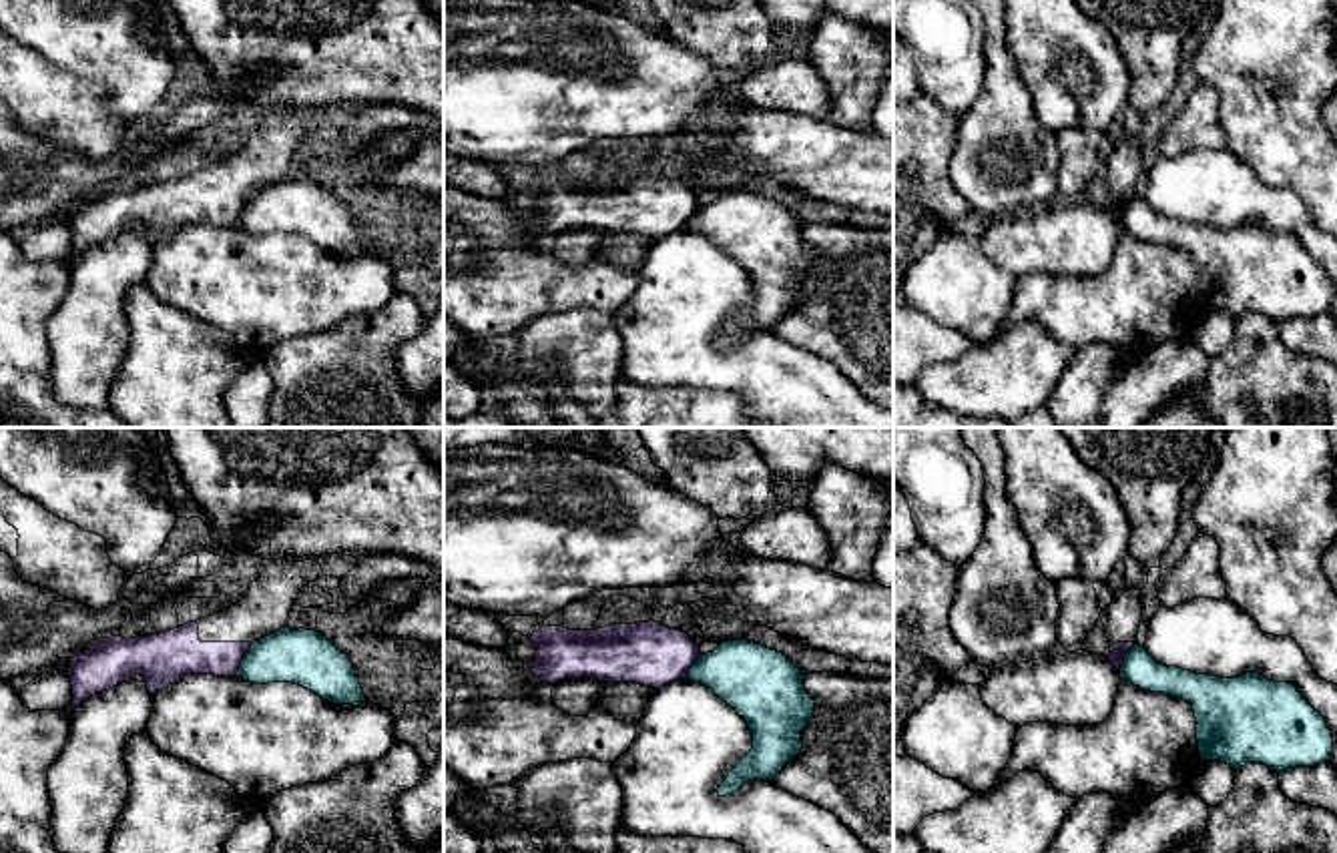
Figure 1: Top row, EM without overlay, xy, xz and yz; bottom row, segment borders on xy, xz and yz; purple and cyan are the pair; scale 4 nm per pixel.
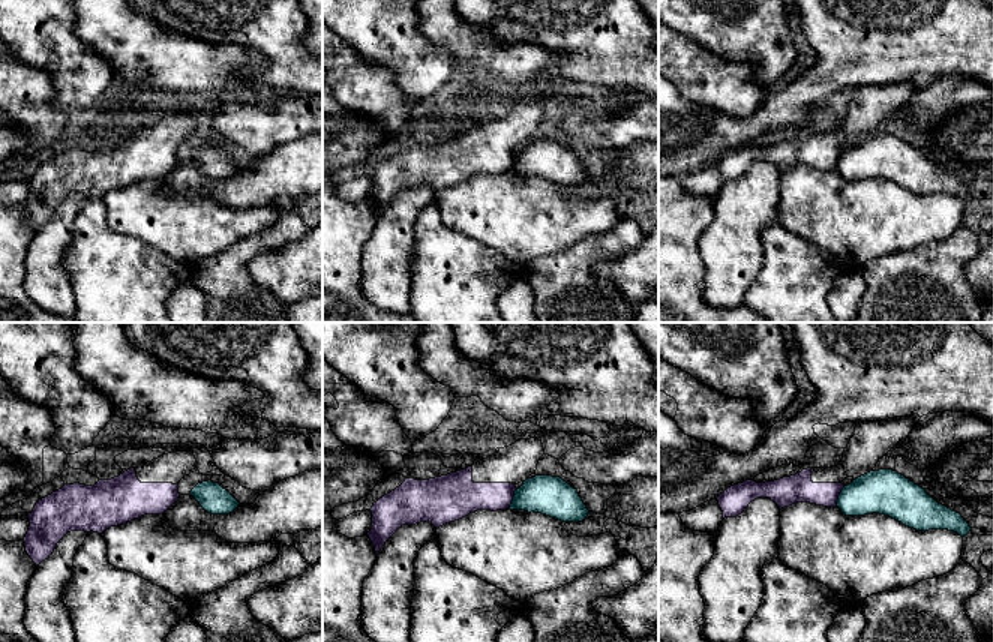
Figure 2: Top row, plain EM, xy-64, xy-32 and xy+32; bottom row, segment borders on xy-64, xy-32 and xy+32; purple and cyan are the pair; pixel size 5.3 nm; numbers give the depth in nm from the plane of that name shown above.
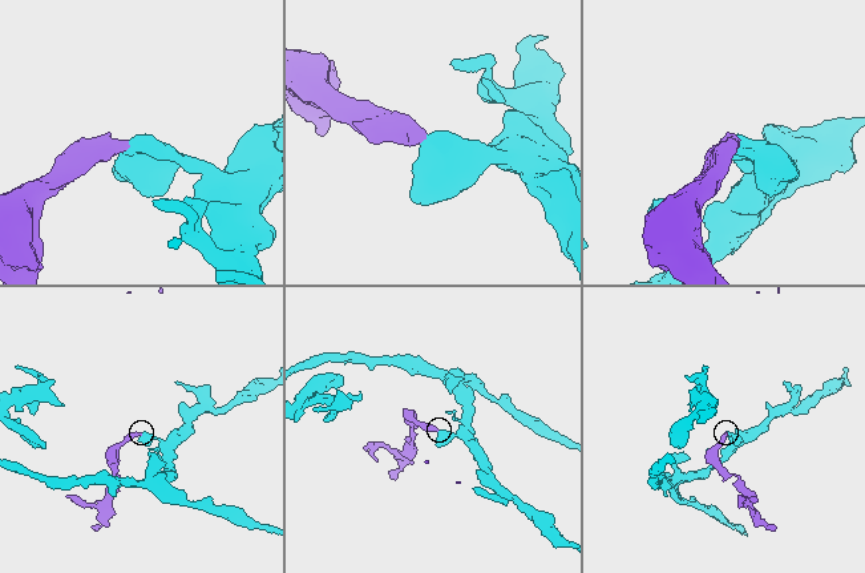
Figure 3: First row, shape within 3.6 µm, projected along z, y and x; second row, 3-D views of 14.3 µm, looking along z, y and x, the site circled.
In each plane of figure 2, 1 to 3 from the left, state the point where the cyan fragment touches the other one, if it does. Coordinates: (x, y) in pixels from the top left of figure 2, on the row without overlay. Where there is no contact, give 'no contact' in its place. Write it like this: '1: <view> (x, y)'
1: no contact
2: xy-32 (512, 162)
3: xy+32 (839, 158)

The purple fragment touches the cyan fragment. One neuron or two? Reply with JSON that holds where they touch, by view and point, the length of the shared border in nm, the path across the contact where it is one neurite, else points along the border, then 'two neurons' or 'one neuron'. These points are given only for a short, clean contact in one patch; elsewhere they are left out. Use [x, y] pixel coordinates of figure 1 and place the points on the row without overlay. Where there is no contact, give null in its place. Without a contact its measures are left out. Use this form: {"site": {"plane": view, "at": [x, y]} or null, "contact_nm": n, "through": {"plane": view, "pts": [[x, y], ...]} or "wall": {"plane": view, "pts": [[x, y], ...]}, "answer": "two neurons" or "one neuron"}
{"site": {"plane": "xy", "at": [241, 209]}, "contact_nm": 140, "wall": {"plane": "xy", "pts": [[251, 195], [235, 225]]}, "answer": "two neurons"}

